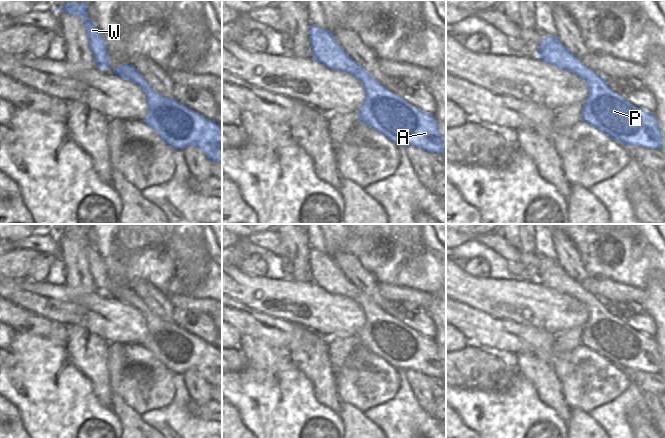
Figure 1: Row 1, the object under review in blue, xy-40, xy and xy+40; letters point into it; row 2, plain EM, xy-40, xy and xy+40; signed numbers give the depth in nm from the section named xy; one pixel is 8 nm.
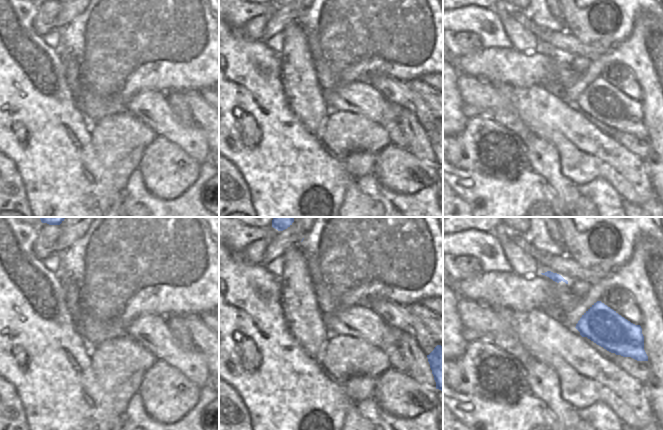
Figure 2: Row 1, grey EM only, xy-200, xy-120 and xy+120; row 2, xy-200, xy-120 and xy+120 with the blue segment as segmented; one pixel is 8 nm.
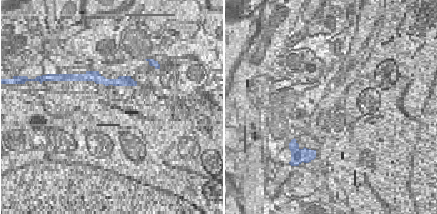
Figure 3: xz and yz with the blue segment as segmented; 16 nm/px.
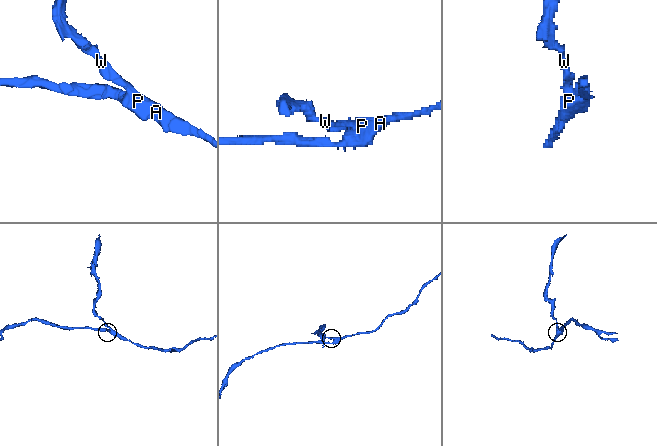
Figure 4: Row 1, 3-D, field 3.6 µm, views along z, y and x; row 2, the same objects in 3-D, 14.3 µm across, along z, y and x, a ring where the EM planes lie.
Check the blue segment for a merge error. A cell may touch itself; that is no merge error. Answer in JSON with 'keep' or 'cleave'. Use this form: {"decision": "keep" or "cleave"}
{"decision": "keep"}

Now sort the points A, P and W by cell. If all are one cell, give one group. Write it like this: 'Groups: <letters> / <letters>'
Groups: A P W.

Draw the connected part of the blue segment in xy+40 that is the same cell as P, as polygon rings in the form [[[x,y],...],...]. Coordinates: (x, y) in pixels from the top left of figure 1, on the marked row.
[[[546,36],[536,55],[544,62],[572,72],[585,81],[589,95],[581,109],[582,121],[623,146],[660,149],[663,137],[655,115],[634,106],[614,92],[599,74],[584,66],[557,36]]]

